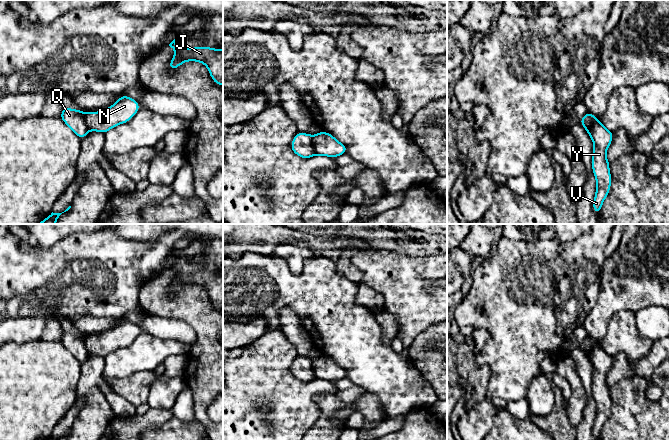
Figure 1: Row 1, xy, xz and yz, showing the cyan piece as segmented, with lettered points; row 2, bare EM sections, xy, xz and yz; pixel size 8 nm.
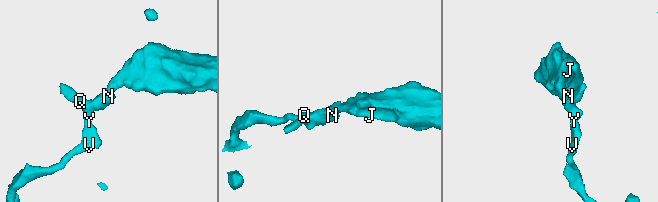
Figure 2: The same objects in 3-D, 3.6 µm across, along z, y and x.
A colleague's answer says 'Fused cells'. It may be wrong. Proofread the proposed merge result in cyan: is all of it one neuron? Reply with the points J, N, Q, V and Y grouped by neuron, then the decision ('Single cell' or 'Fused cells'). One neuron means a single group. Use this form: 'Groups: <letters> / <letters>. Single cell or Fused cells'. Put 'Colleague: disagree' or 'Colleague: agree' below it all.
Groups: J N / Q V Y. Fused cells
Colleague: agree

